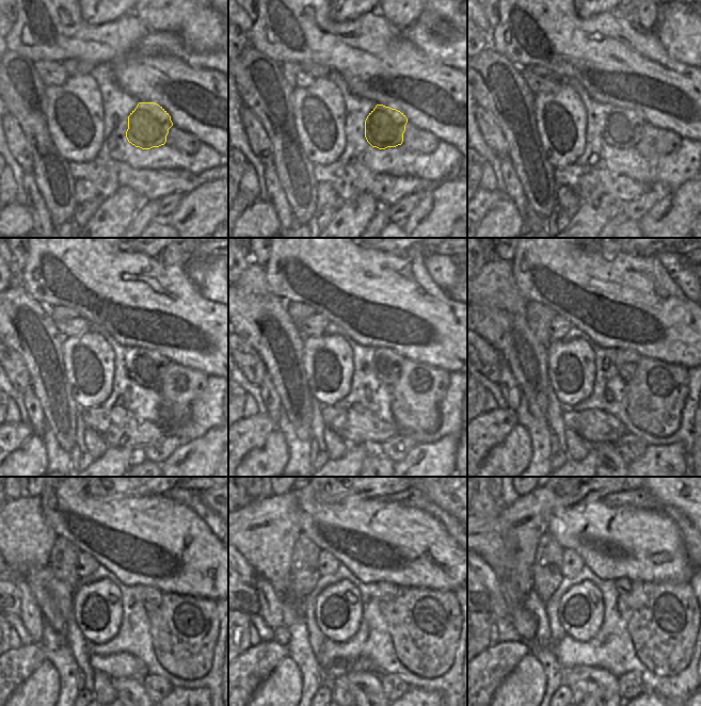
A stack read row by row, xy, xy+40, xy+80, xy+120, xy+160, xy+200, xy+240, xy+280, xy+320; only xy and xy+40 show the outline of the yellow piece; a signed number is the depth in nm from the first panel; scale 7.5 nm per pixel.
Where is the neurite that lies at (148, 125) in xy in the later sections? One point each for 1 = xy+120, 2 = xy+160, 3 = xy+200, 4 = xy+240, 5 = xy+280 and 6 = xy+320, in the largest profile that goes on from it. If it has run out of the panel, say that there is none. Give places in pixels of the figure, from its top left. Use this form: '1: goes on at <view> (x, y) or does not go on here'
1: goes on at xy+120 (147, 367)
2: goes on at xy+160 (387, 364)
3: goes on at xy+200 (626, 362)
4: goes on at xy+240 (152, 597)
5: goes on at xy+280 (387, 591)
6: goes on at xy+320 (623, 584)

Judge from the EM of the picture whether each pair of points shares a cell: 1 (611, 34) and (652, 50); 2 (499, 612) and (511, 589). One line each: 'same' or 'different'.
1: same
2: different

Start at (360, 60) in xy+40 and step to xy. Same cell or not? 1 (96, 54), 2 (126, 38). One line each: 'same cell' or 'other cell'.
1: same cell
2: same cell

